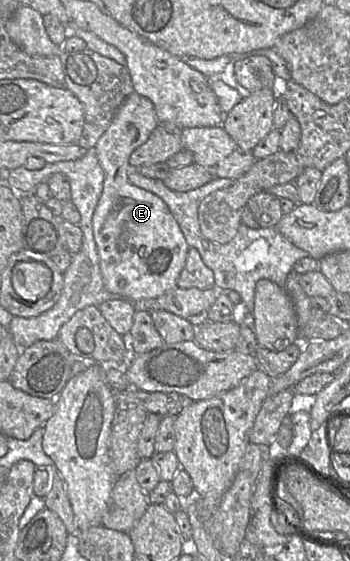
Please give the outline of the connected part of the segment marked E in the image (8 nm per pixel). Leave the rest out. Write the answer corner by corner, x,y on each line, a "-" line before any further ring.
133,91
98,140
95,153
104,172
103,191
93,214
93,235
105,288
142,307
142,302
178,287
188,249
179,224
157,195
129,181
129,157
159,125
154,104

